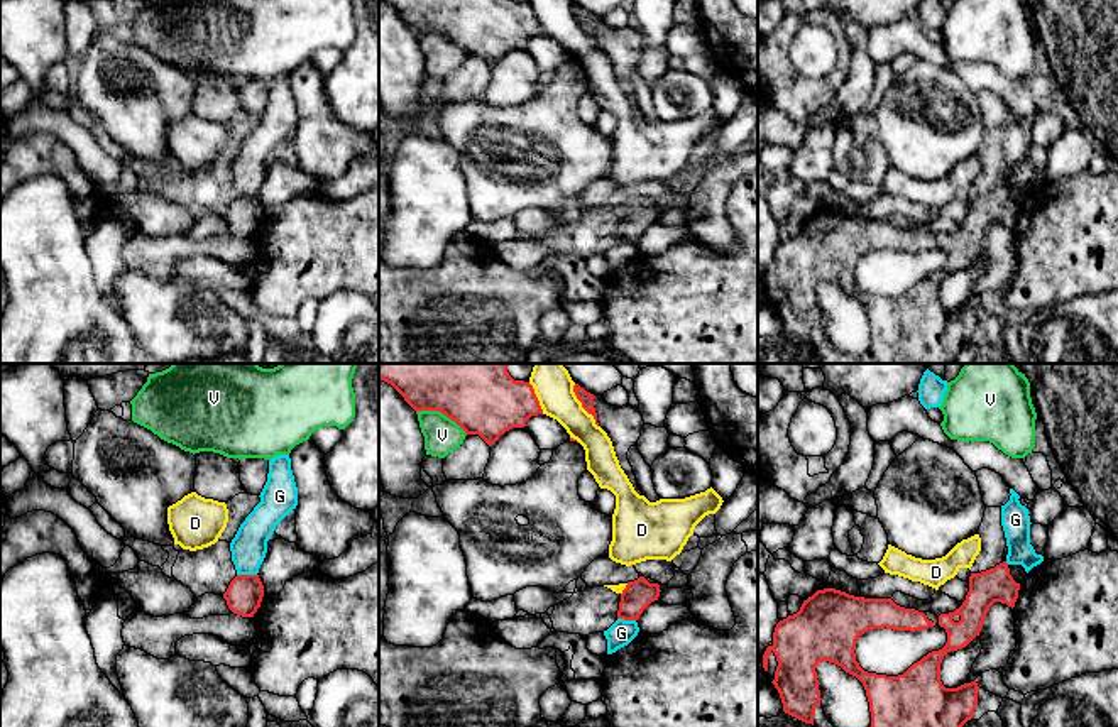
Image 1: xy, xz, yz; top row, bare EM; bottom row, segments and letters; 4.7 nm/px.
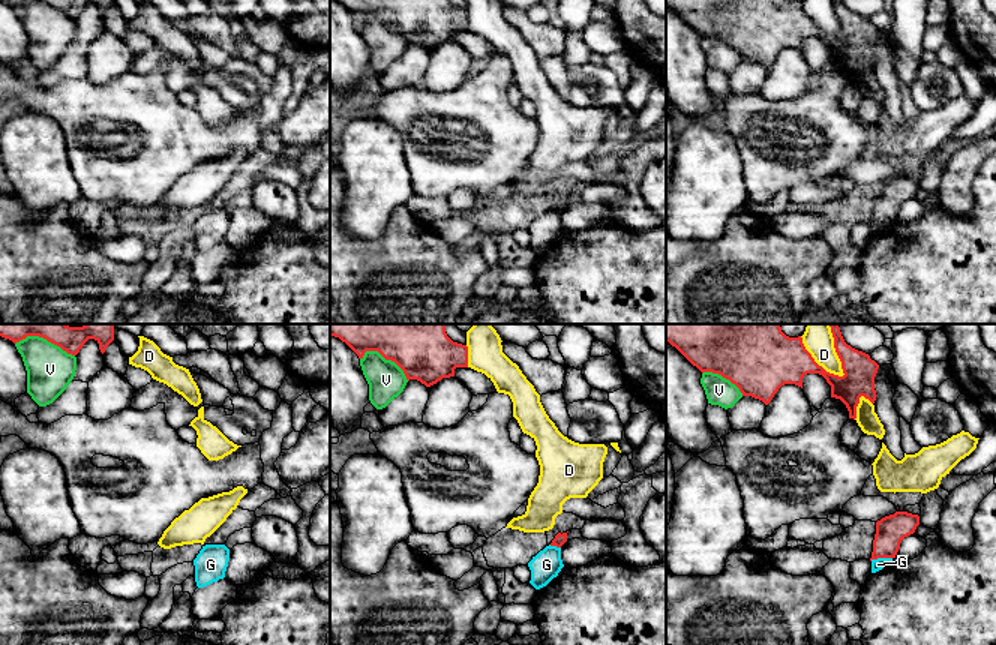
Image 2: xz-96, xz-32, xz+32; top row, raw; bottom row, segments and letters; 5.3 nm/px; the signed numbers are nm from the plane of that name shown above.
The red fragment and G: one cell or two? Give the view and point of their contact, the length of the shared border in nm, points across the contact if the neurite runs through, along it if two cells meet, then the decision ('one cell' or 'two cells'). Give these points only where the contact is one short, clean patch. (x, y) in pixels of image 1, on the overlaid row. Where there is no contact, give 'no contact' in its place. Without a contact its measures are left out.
contact xy (247, 575); length 100 nm; border xy (237, 573), (256, 575); two cells

